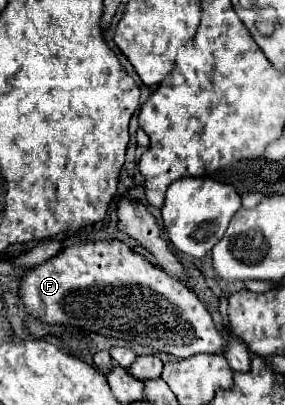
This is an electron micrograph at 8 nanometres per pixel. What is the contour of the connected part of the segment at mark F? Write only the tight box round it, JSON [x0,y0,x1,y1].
[19,239,227,359]

